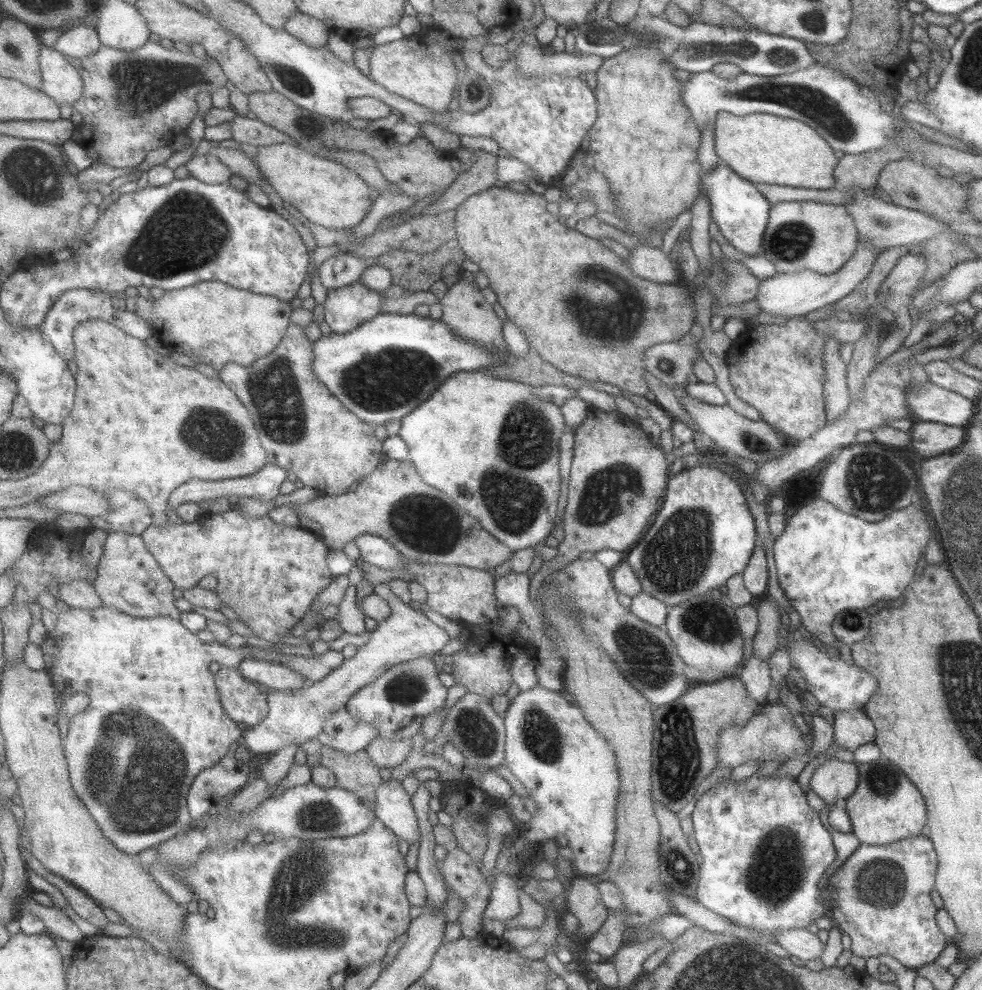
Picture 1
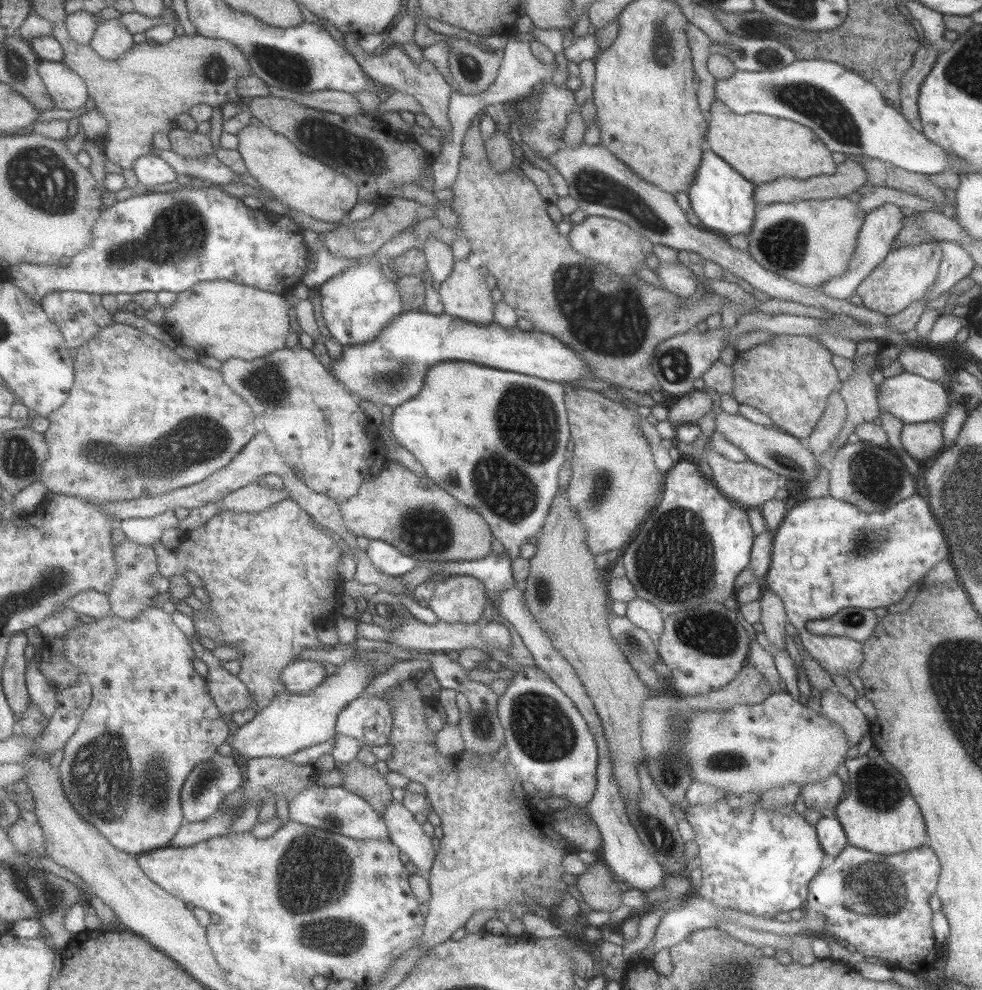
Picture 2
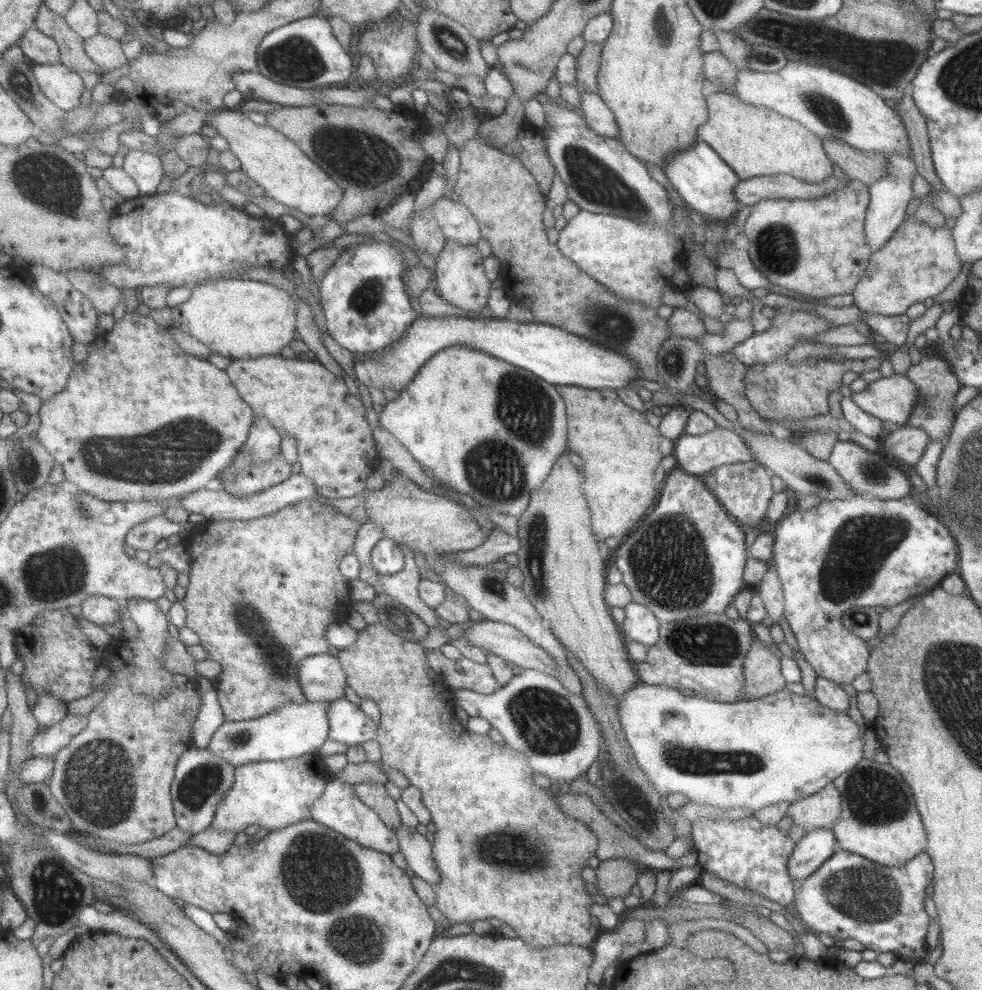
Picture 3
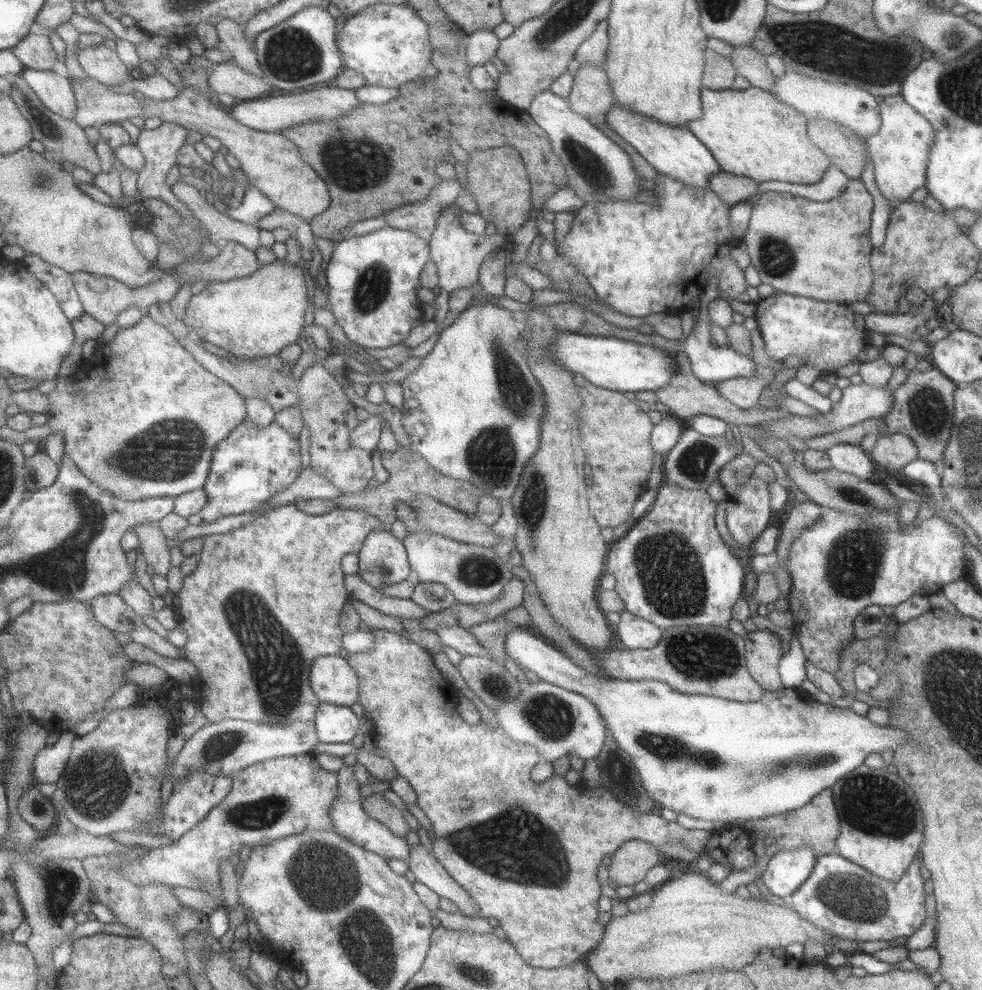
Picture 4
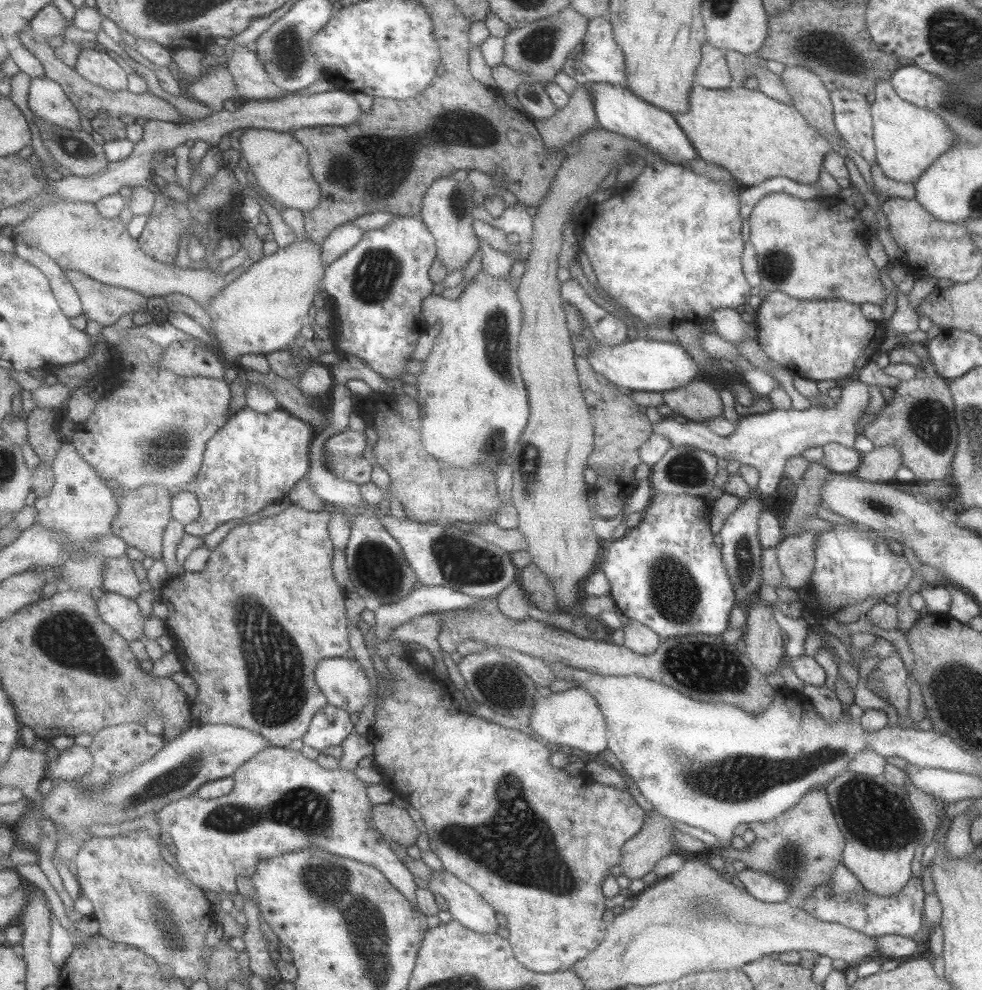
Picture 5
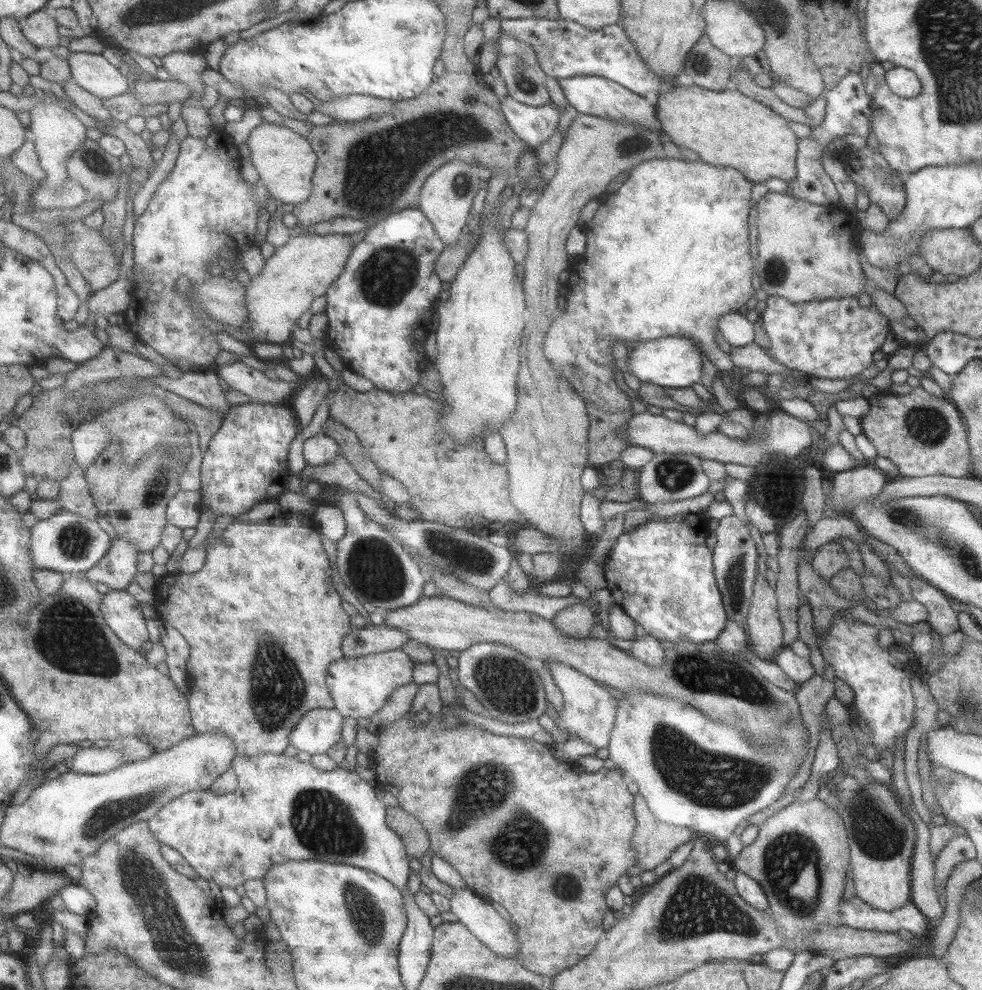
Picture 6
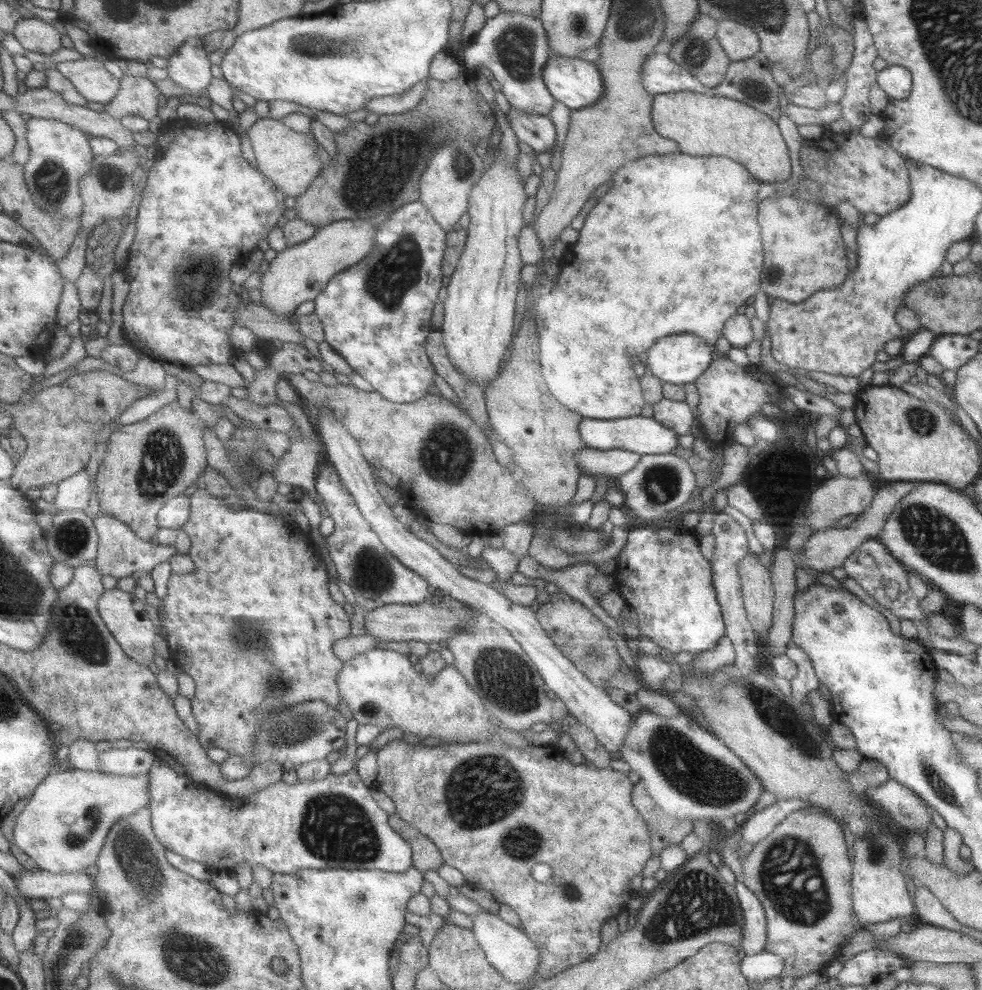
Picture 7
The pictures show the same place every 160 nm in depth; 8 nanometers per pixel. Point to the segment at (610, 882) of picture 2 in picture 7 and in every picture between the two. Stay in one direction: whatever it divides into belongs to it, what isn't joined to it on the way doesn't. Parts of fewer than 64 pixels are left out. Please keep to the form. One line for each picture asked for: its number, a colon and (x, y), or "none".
3: (615, 877)
4: (630, 862)
5: (639, 854)
6: (653, 840)
7: (663, 830)

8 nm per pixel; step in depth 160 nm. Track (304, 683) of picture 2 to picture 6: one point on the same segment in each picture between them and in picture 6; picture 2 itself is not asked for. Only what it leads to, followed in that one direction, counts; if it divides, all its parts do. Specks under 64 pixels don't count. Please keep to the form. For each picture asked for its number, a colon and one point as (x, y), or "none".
3: (323, 678)
4: (334, 680)
5: (344, 681)
6: (361, 687)

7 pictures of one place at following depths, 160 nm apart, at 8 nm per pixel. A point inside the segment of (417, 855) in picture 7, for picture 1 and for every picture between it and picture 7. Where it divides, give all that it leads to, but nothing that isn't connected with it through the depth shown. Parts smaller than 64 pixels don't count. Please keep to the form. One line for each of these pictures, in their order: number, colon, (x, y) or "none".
1: (359, 773)
2: (363, 779)
3: (376, 796)
4: (384, 811)
5: (394, 821)
6: (409, 828)

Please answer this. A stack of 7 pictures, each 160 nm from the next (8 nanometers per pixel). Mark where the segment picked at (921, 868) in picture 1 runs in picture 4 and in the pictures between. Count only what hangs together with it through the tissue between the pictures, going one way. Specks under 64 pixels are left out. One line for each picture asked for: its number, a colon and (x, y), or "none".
2: (878, 904)
3: (848, 897)
4: (839, 896)

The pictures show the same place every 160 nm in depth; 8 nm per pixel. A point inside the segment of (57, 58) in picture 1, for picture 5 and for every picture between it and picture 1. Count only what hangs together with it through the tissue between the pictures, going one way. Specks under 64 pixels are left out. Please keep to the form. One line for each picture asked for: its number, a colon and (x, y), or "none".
2: (69, 90)
3: (64, 87)
4: (57, 93)
5: (48, 99)

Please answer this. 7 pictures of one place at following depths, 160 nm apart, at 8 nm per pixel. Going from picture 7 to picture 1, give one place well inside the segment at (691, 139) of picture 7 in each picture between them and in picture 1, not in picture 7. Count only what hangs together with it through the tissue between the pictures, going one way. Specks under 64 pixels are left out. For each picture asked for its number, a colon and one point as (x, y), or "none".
1: (762, 148)
2: (761, 148)
3: (753, 141)
4: (750, 133)
5: (753, 137)
6: (725, 128)

